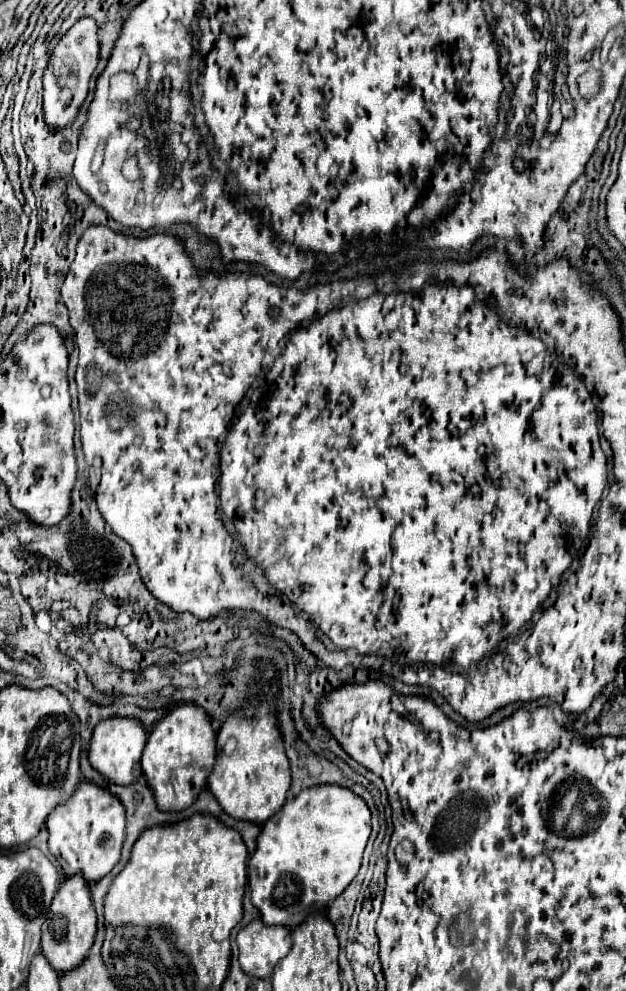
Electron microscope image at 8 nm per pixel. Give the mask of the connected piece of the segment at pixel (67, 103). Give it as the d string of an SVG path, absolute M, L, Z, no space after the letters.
M82 18L78 20L56 44L54 52L50 54L48 60L48 68L44 70L42 76L42 98L44 98L44 122L50 128L66 128L68 124L74 122L74 118L78 116L78 110L82 106L82 102L88 96L88 86L90 86L90 78L96 70L98 64L98 36L96 36L96 22L92 18Z

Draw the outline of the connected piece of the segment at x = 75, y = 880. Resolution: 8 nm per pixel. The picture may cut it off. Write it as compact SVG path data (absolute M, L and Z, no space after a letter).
M82 874L70 876L60 884L60 890L50 906L48 918L50 920L46 920L42 926L42 954L48 958L50 966L56 972L70 972L86 958L96 938L96 910L90 898L88 882L82 878Z

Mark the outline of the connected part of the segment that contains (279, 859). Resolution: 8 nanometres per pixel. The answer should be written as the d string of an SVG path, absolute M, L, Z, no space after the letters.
M314 786L300 792L298 798L288 798L282 810L262 826L256 852L248 860L248 888L252 892L252 904L260 910L262 922L296 928L312 912L324 910L328 902L340 896L356 878L368 836L370 810L352 790L340 786Z

